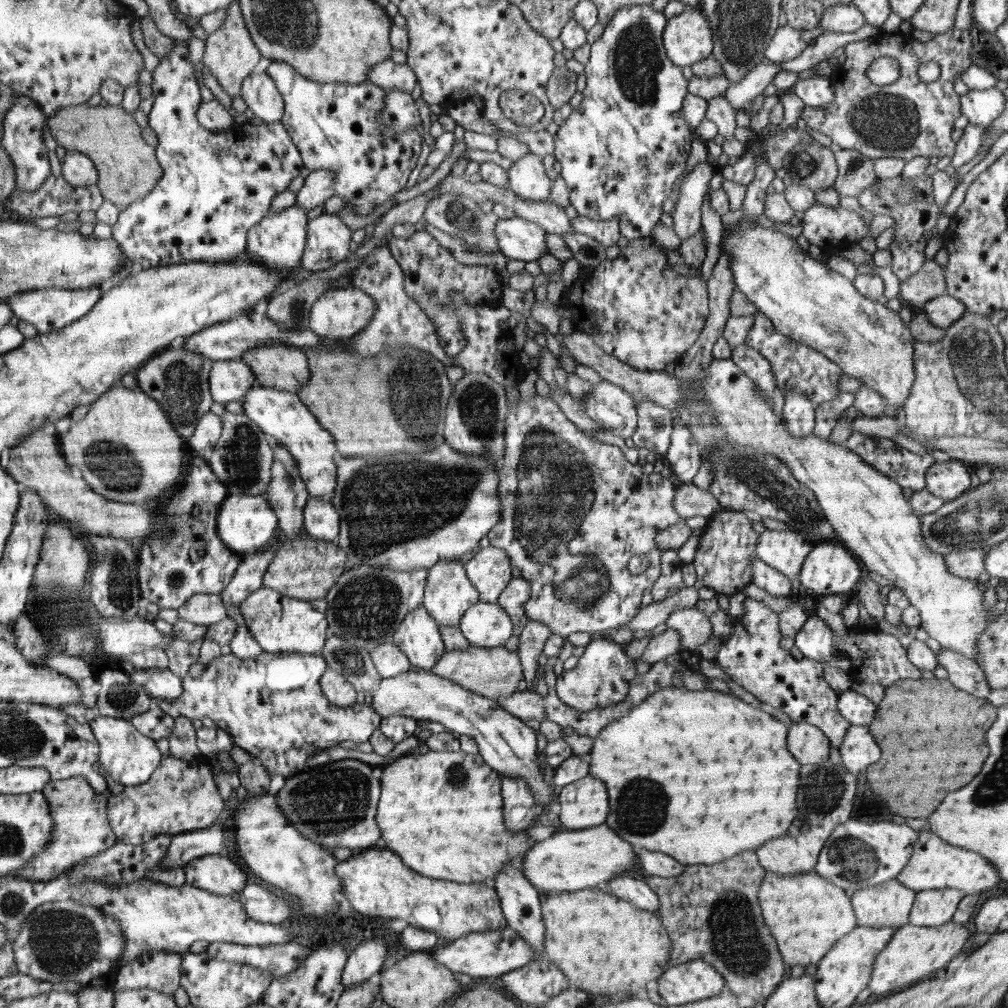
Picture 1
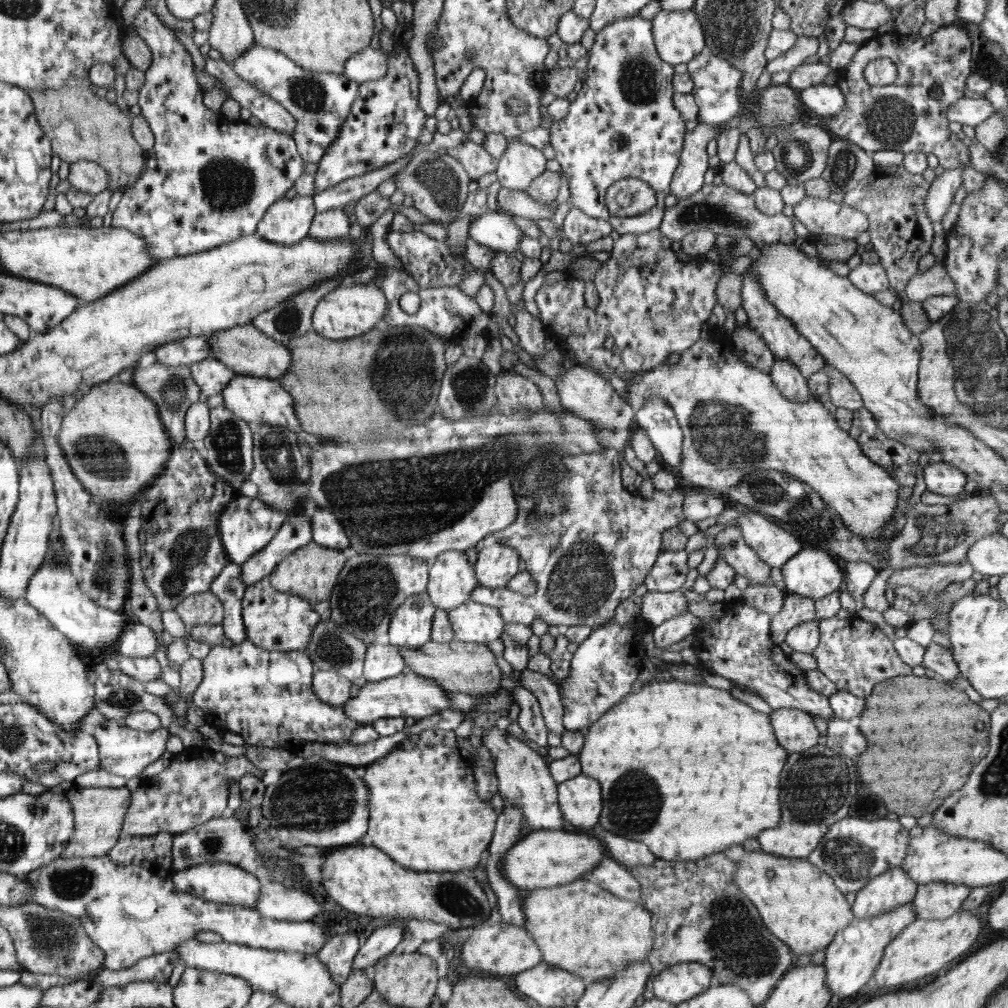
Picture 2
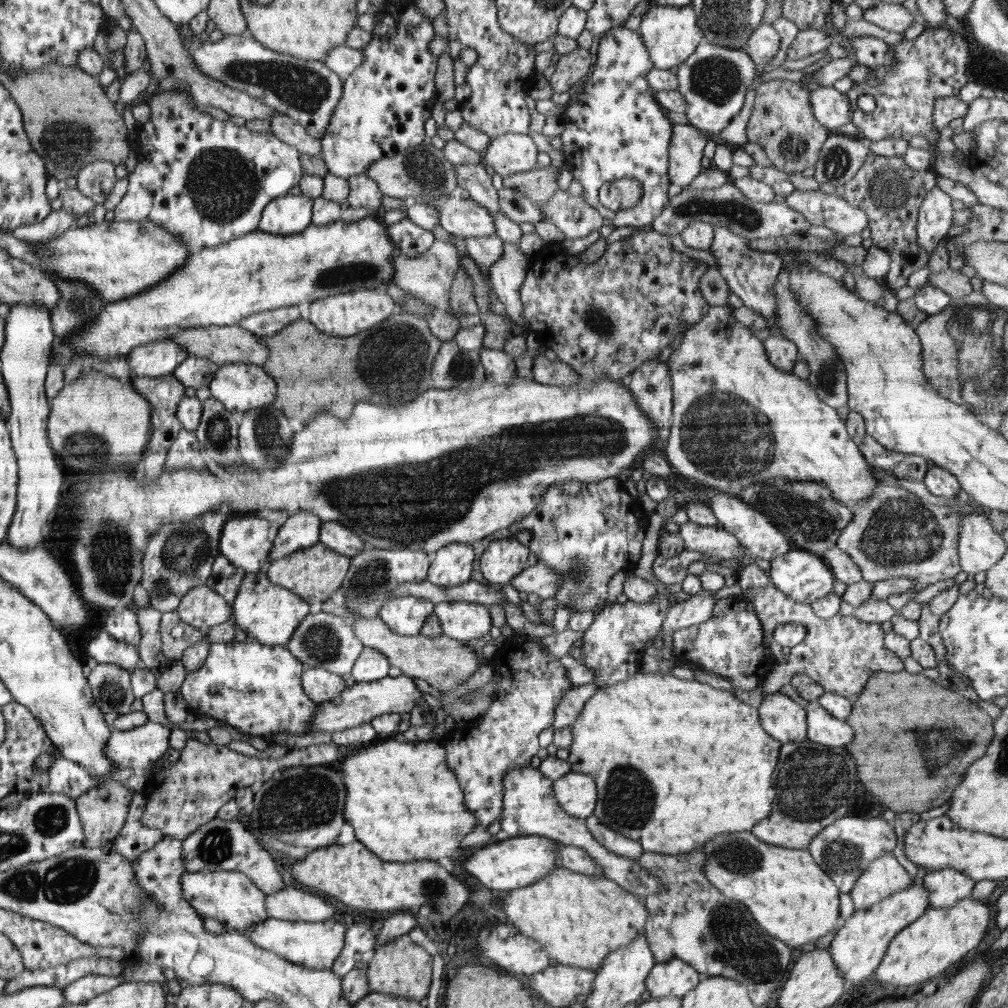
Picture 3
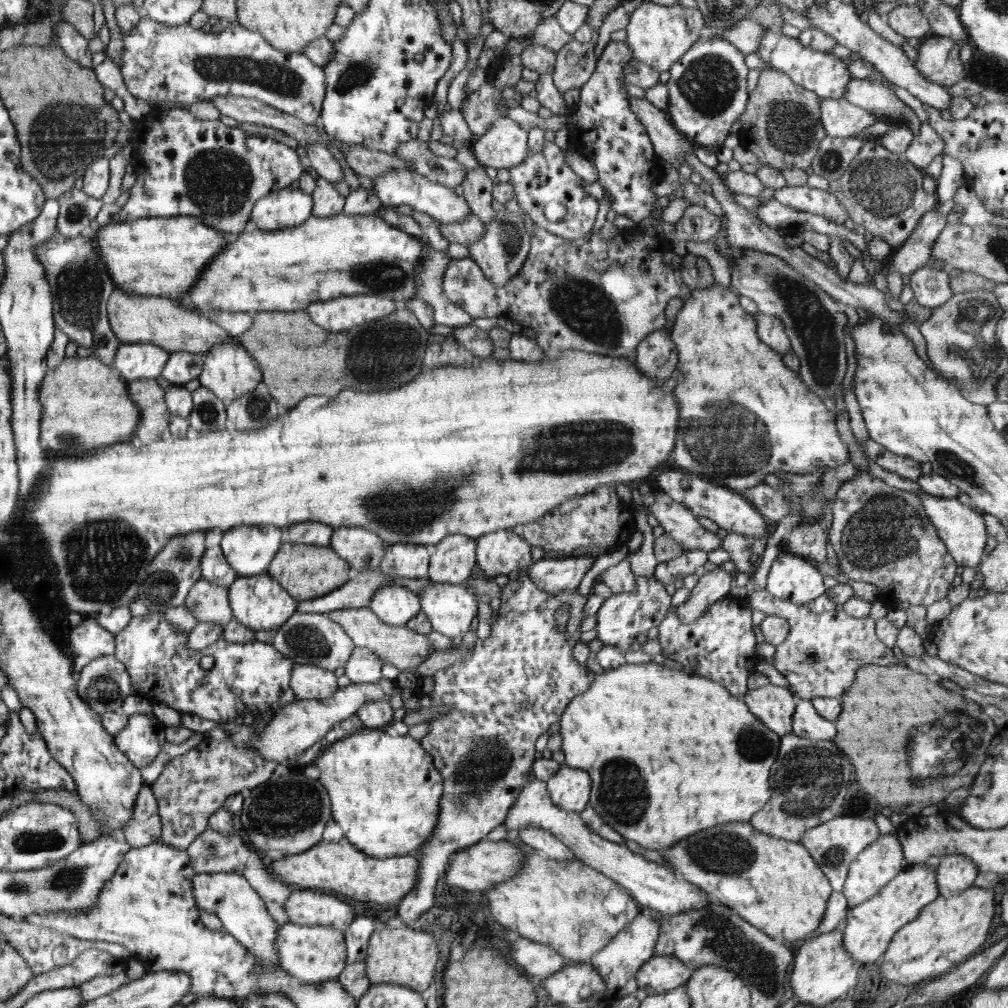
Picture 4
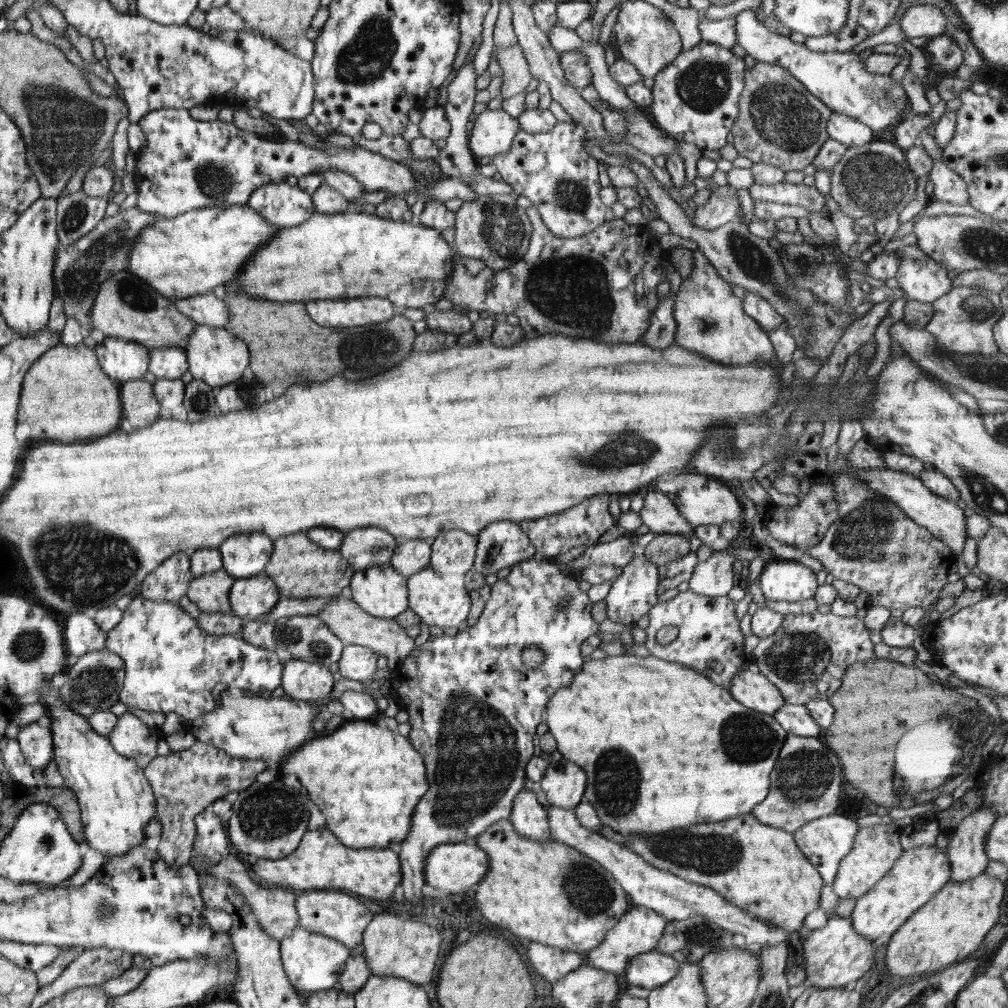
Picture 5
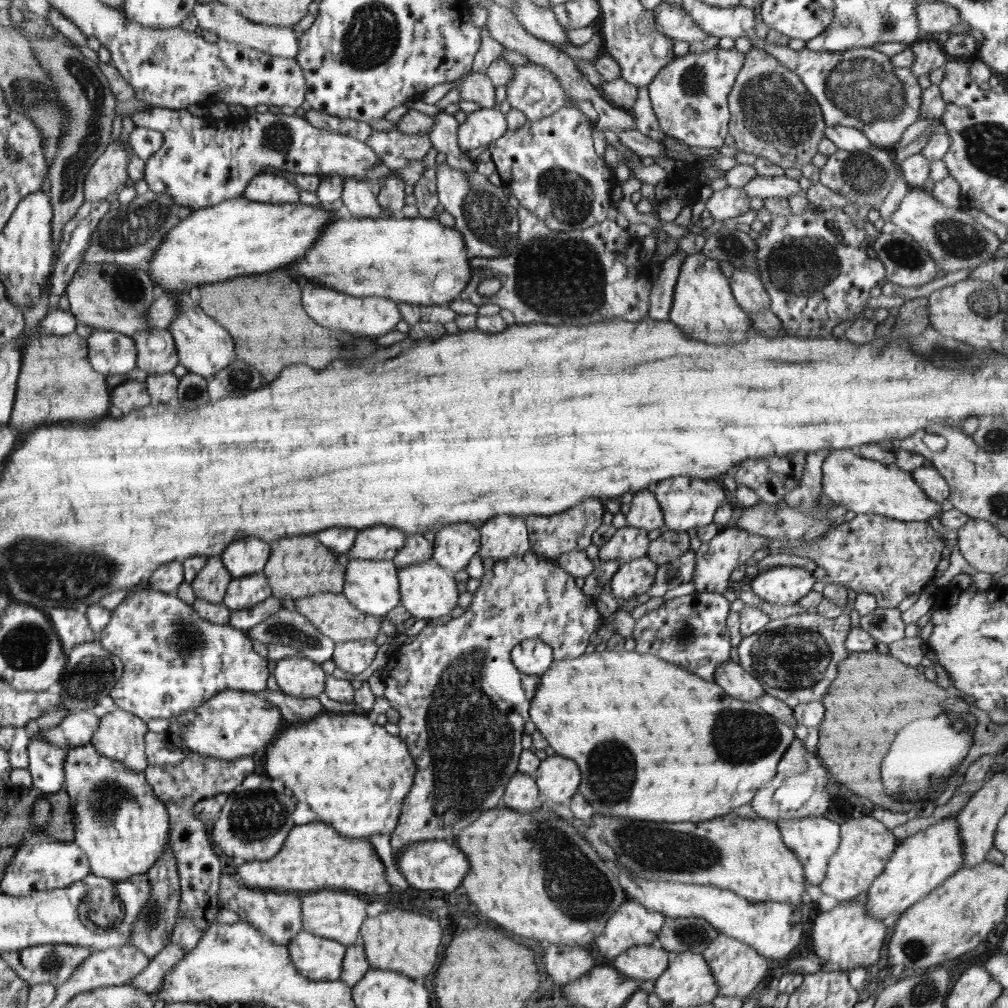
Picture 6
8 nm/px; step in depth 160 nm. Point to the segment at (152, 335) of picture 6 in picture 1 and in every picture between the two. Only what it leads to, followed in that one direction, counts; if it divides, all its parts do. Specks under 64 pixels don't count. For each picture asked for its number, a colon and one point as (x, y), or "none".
1: (230, 380)
2: (211, 375)
3: (197, 372)
4: (181, 367)
5: (171, 363)

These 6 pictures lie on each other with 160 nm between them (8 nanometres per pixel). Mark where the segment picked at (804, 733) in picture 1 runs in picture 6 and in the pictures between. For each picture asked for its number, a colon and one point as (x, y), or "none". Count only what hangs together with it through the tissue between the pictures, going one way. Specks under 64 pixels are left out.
2: (794, 729)
3: (781, 717)
4: (773, 705)
5: (752, 689)
6: (736, 682)

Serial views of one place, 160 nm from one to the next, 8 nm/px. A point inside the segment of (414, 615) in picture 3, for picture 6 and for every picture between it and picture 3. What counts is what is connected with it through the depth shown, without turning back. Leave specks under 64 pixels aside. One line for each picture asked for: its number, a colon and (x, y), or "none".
4: (395, 604)
5: (380, 591)
6: (372, 586)

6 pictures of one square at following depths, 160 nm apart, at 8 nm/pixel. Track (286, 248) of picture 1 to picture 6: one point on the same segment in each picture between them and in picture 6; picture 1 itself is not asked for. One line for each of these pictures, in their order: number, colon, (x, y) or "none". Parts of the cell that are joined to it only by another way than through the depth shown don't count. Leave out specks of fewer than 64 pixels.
2: (288, 221)
3: (287, 215)
4: (287, 208)
5: (283, 205)
6: (266, 188)

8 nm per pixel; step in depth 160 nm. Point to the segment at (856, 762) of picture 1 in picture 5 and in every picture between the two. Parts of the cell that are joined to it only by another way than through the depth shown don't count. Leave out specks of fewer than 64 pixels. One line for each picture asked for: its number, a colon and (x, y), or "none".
2: (843, 737)
3: (821, 727)
4: (806, 722)
5: (795, 719)

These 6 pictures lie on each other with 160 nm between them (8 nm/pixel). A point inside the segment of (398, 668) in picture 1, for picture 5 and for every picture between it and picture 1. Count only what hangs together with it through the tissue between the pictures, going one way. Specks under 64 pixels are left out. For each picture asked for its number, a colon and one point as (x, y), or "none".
2: (381, 661)
3: (371, 665)
4: (363, 666)
5: (356, 662)

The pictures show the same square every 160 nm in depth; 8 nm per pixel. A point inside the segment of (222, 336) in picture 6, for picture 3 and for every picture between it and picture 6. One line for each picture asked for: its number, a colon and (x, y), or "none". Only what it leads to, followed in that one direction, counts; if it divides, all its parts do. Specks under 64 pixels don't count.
3: (239, 387)
4: (230, 371)
5: (217, 357)

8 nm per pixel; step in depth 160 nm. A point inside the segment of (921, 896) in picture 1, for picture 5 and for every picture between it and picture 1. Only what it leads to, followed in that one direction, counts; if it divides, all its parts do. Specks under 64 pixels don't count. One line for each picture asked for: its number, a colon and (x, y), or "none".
2: (936, 900)
3: (947, 886)
4: (955, 873)
5: (966, 851)

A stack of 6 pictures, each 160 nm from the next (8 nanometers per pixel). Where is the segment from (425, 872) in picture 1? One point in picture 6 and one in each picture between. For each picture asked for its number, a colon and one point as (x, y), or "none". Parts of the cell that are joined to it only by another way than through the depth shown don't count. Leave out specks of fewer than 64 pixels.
2: (425, 813)
3: (404, 804)
4: (384, 790)
5: (366, 780)
6: (350, 771)

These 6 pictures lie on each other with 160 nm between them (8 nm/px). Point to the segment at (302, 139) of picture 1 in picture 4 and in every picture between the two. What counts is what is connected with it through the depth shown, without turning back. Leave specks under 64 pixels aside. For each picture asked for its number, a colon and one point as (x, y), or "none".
2: (319, 101)
3: (307, 91)
4: (176, 65)

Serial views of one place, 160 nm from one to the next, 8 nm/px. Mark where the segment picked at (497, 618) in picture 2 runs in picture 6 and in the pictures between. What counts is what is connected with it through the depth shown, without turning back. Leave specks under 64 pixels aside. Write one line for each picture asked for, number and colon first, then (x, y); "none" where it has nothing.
3: (460, 620)
4: (451, 609)
5: (436, 603)
6: (427, 591)

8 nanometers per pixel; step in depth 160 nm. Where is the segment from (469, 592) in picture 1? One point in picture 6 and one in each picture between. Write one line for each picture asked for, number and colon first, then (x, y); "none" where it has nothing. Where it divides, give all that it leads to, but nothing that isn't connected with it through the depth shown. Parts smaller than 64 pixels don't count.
2: (451, 578)
3: (451, 565)
4: (452, 561)
5: (453, 552)
6: (454, 545)

